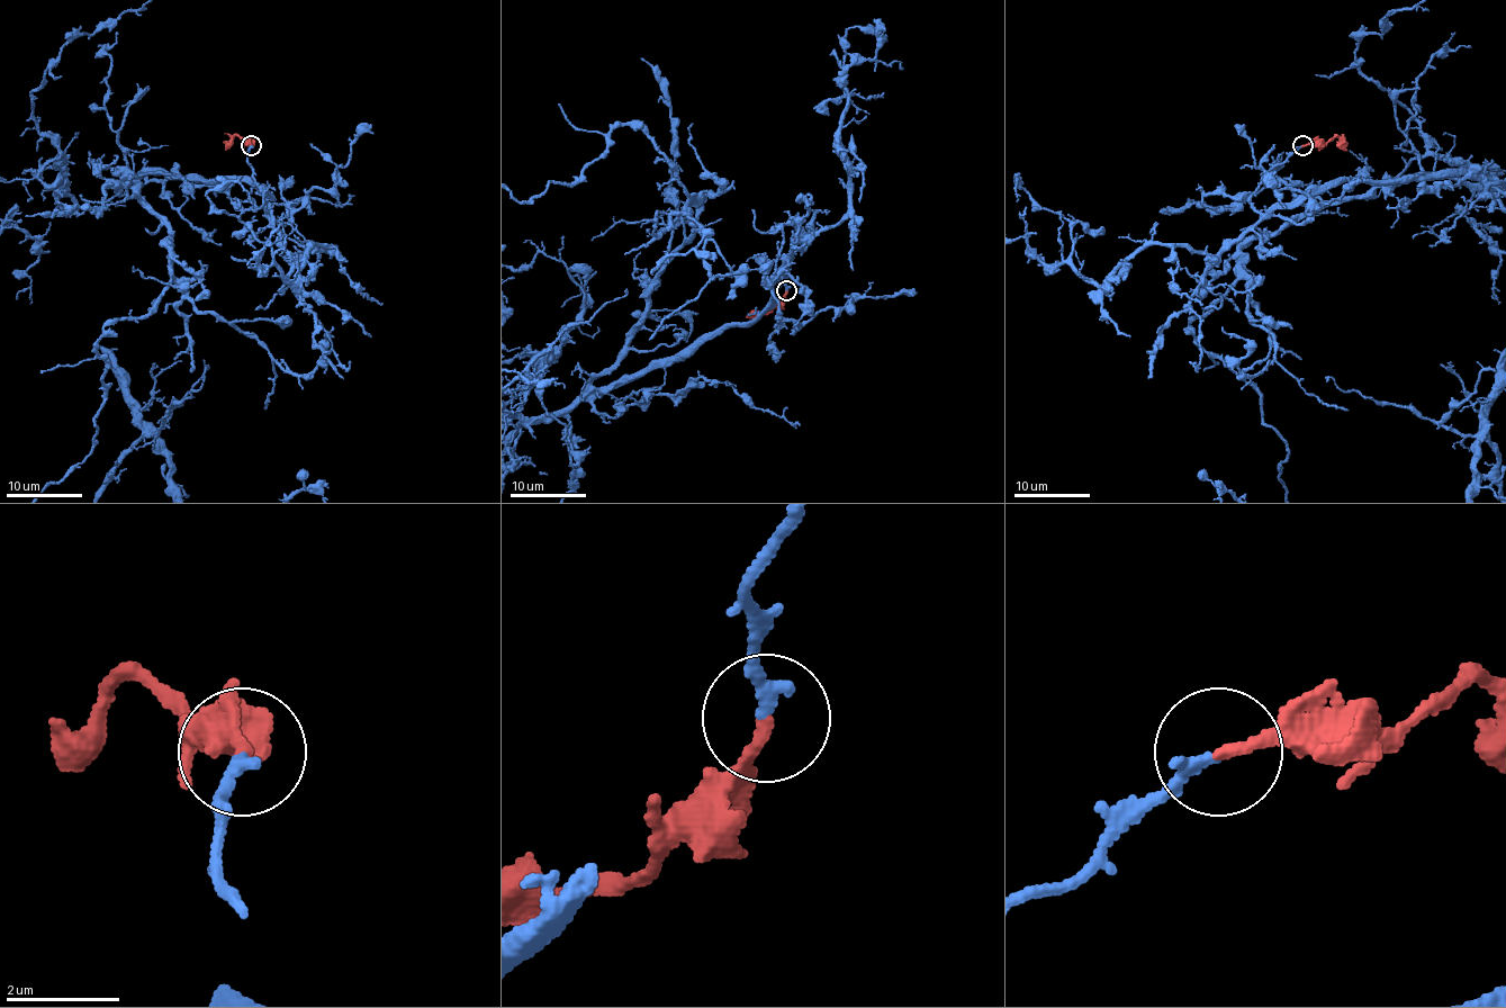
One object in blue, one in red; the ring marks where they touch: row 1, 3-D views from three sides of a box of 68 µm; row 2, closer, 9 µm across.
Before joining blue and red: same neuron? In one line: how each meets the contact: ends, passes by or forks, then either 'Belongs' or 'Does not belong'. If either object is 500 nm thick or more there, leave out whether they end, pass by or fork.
At the ring blue ends. At the ring red ends. Belongs

